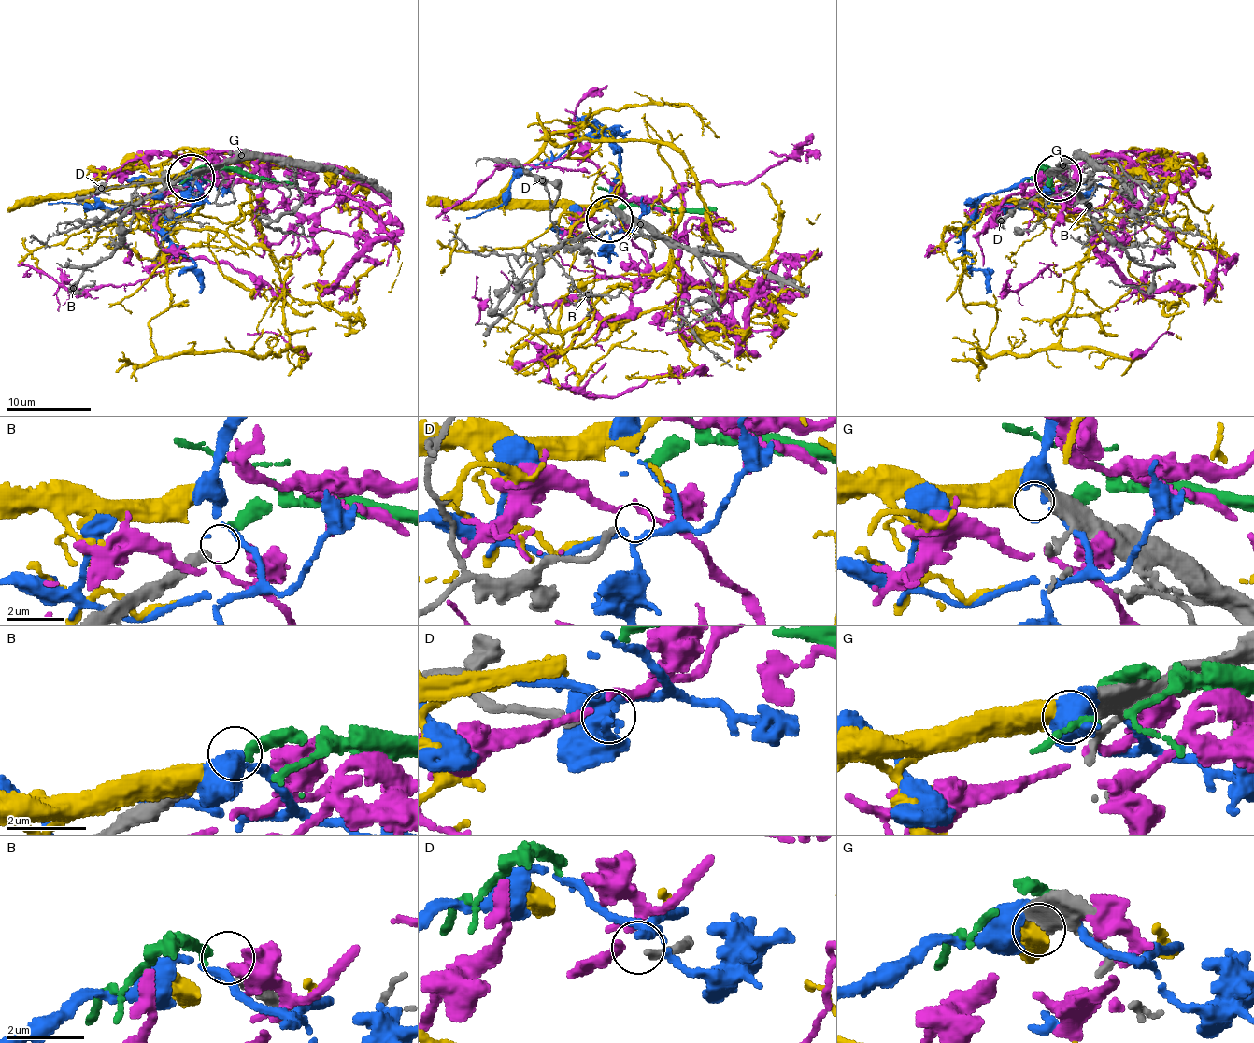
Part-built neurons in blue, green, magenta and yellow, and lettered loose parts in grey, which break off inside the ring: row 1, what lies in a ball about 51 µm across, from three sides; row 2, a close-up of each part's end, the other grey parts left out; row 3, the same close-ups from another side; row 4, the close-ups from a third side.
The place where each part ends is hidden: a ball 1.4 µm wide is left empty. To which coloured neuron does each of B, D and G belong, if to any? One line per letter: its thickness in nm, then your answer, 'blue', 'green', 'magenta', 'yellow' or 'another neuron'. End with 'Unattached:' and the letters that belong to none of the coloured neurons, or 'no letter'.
B: 360 nm thick; green
D: 220 nm thick; another neuron
G: 400 nm thick; yellow
Unattached: D

